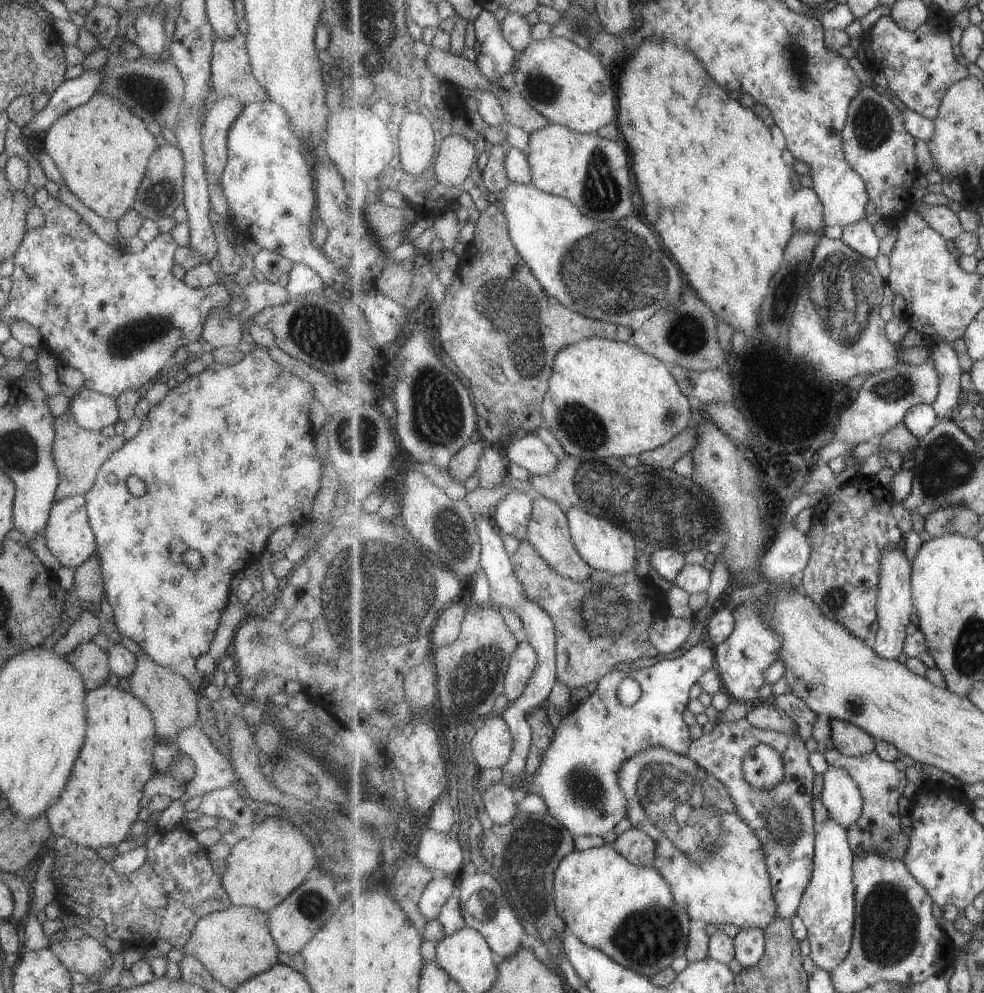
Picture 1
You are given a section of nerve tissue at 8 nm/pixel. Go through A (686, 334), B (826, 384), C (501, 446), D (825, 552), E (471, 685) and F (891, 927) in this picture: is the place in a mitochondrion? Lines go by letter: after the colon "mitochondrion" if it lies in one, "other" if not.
A: mitochondrion
B: other
C: other
D: other
E: mitochondrion
F: mitochondrion

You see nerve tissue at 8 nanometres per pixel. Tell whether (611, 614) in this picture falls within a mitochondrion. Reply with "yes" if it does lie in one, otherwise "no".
yes

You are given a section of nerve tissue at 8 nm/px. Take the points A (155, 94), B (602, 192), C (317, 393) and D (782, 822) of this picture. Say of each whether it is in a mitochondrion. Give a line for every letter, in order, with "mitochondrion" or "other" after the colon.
A: mitochondrion
B: mitochondrion
C: other
D: mitochondrion

